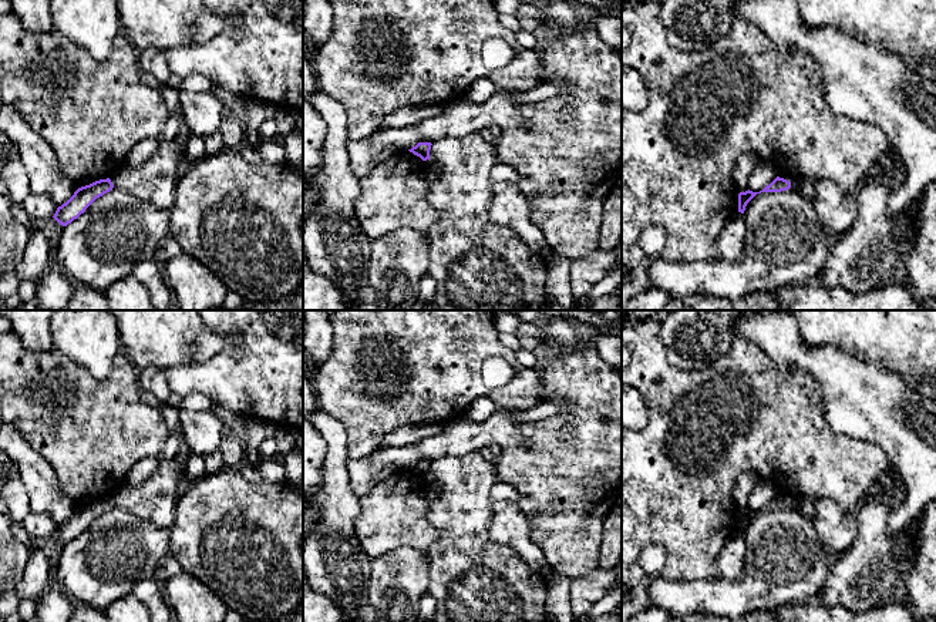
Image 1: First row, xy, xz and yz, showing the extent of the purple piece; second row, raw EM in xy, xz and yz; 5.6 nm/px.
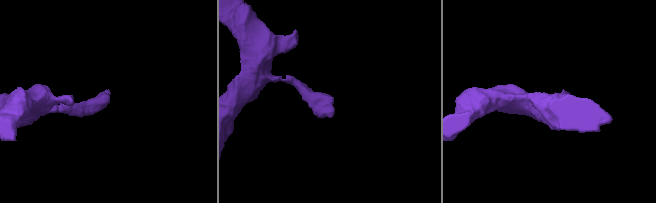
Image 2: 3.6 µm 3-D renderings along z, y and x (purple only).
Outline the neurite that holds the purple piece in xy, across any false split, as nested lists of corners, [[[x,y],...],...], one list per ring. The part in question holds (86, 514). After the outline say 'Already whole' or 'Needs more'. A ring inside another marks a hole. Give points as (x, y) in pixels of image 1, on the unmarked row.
[[[110,497],[95,500],[90,504],[78,507],[74,514],[61,525],[57,527],[54,538],[67,545],[77,538],[85,528],[100,515],[110,511],[114,507]]]. Already whole

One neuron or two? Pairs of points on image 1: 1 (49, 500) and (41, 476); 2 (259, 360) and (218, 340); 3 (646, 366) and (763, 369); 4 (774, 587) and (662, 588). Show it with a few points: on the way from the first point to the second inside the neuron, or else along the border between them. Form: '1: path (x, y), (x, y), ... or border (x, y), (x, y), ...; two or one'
1: path (44, 494), (41, 481); one
2: border (241, 335), (234, 348), (218, 350), (202, 360); two
3: path (674, 383), (734, 383); one
4: path (746, 594), (690, 595); one

